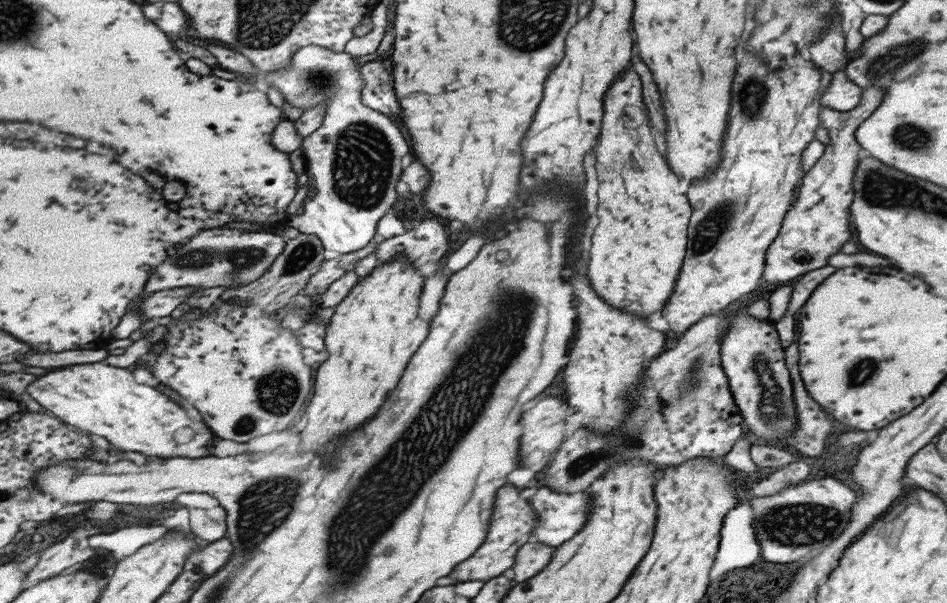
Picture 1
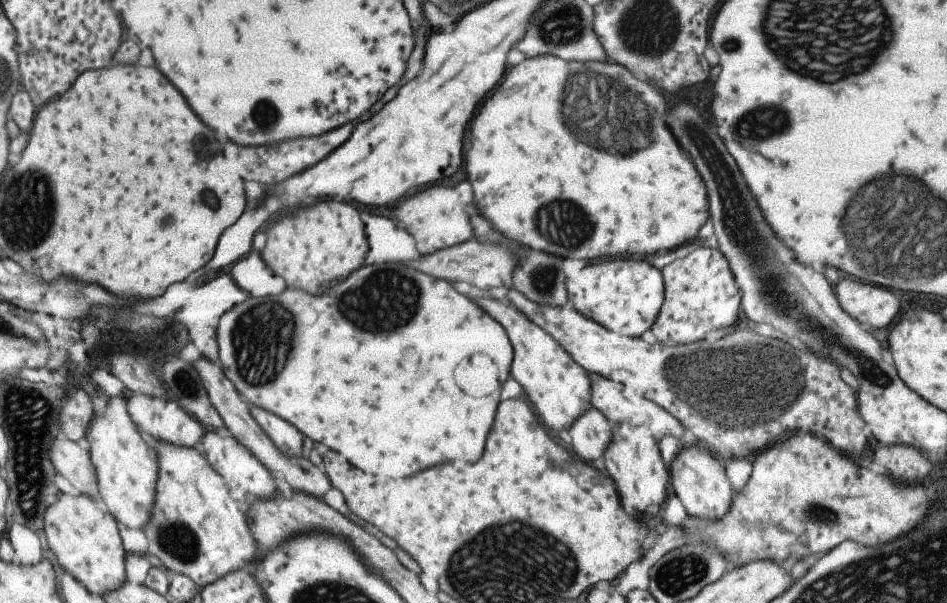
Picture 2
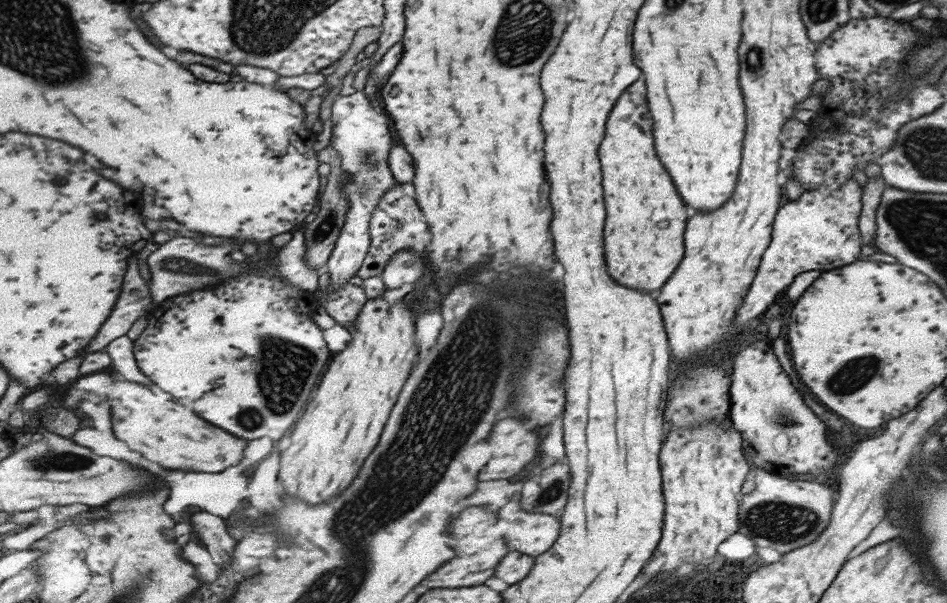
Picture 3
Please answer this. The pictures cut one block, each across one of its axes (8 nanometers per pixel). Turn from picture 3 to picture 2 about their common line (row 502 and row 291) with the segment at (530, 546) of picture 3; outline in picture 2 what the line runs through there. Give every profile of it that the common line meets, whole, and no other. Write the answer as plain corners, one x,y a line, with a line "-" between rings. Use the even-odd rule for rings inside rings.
512,286
506,290
509,304
522,312
533,324
548,332
557,344
587,373
610,378
654,402
673,416
681,431
687,429
695,440
710,450
721,462
731,457
755,456
761,448
777,442
783,432
808,432
823,442
833,444
845,454
859,454
868,435
857,412
856,393
840,379
840,369
834,362
820,359
807,350
795,350
782,340
762,338
753,332
735,332
715,342
662,345
647,344
640,337
624,337
597,324
565,305
537,304

